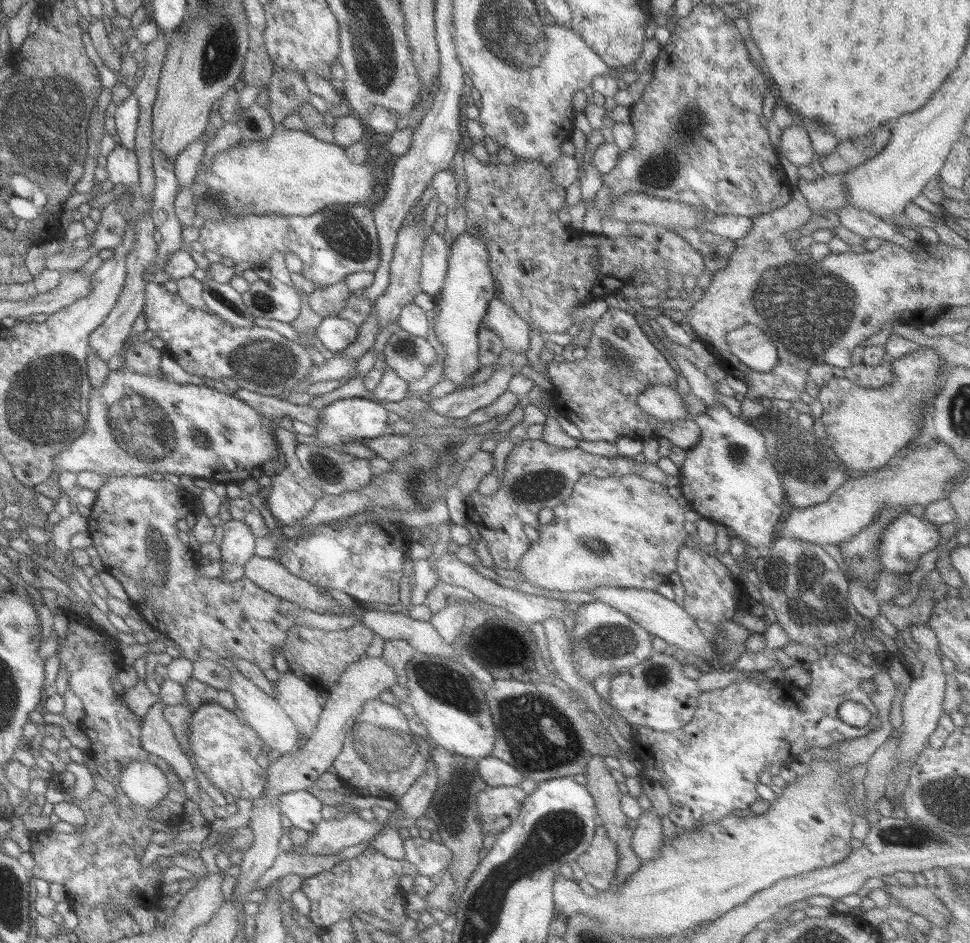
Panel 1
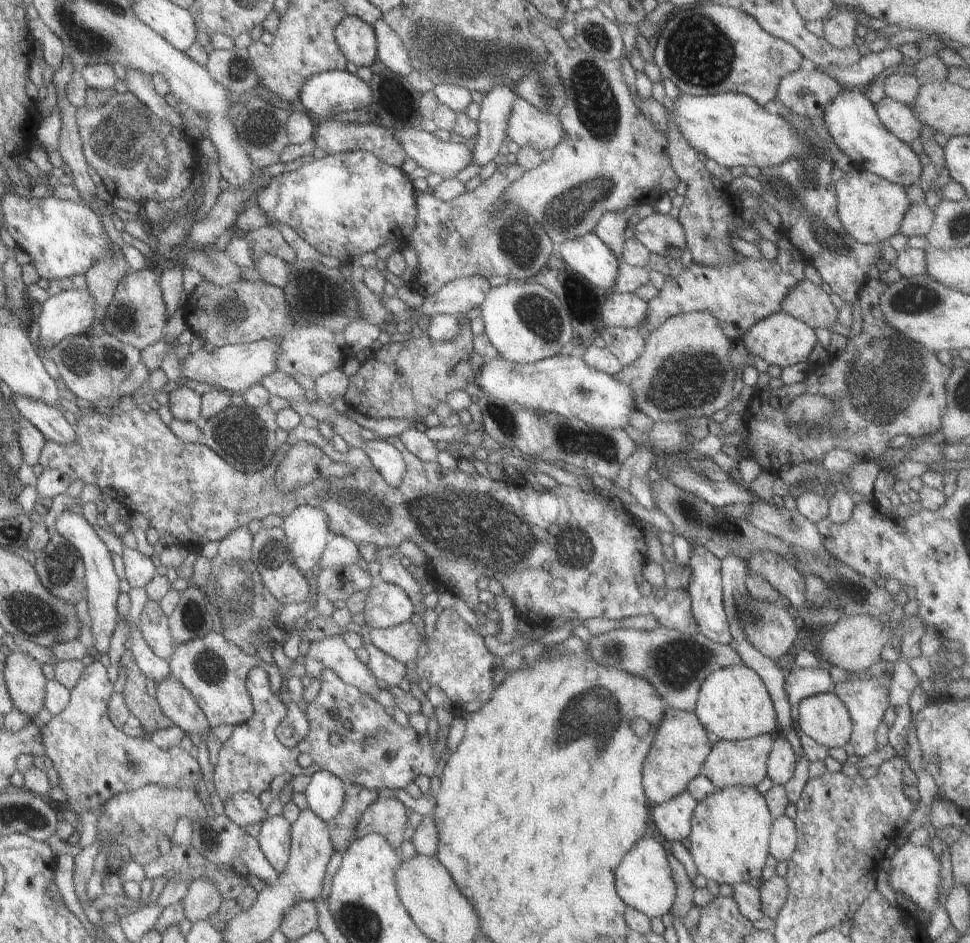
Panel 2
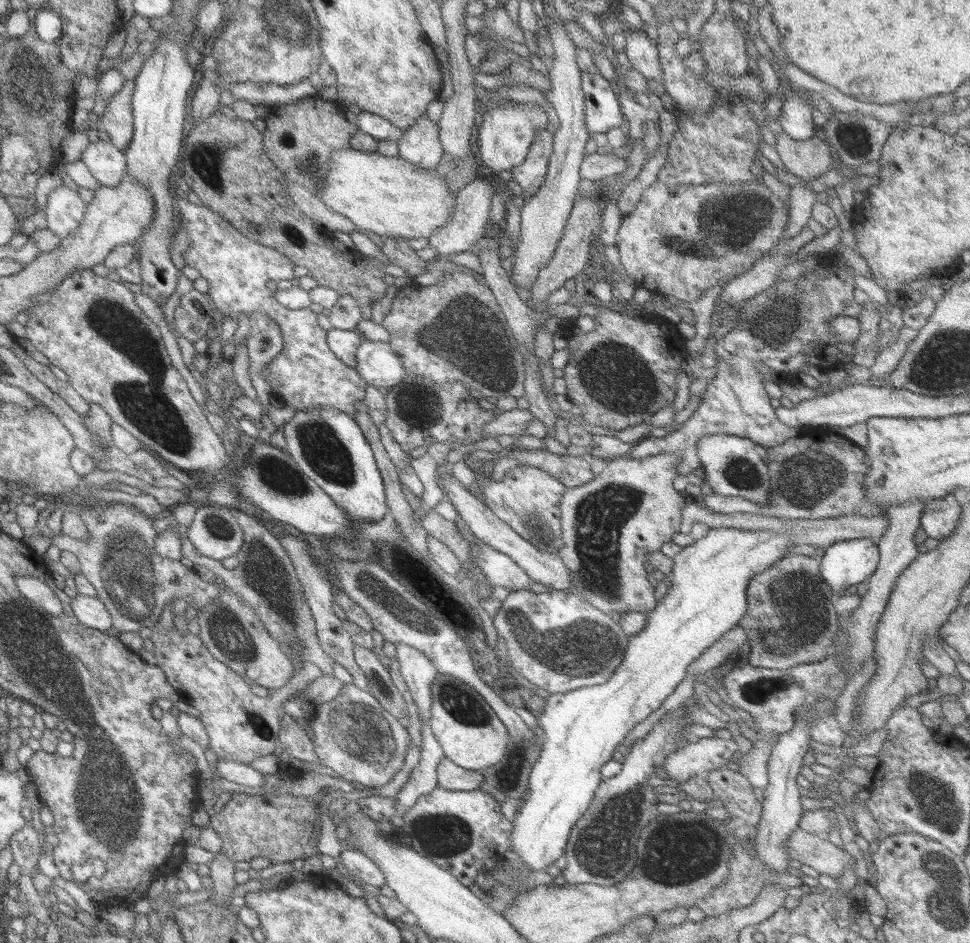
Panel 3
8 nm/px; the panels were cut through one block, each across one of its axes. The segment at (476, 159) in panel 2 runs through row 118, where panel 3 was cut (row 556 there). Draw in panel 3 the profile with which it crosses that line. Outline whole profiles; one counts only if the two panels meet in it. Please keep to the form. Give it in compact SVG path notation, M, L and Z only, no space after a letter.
M482 542L478 545L477 568L480 568L493 587L504 586L504 588L510 588L512 592L527 588L533 583L510 557Z

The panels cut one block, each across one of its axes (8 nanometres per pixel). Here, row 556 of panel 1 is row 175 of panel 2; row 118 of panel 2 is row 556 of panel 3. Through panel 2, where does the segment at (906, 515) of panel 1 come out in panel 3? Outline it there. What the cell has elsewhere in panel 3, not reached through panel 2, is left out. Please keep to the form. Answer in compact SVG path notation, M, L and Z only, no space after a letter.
M870 539L840 541L826 548L826 552L819 560L820 574L838 596L848 594L844 591L848 586L866 582L867 578L876 571L878 556L879 548Z

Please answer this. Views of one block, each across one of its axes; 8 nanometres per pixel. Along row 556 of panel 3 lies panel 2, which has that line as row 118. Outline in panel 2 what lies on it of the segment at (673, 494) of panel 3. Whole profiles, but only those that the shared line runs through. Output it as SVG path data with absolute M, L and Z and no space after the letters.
M540 20L536 23L530 21L528 30L547 45L565 89L566 102L559 113L564 138L554 146L550 160L543 161L536 169L526 171L508 192L504 192L504 200L514 202L518 208L526 210L546 230L555 248L568 238L593 233L604 214L616 214L638 205L653 205L664 194L676 189L681 181L666 153L666 135L638 110L623 82L622 64L618 59L602 60L584 50L569 48L558 29L550 28Z

